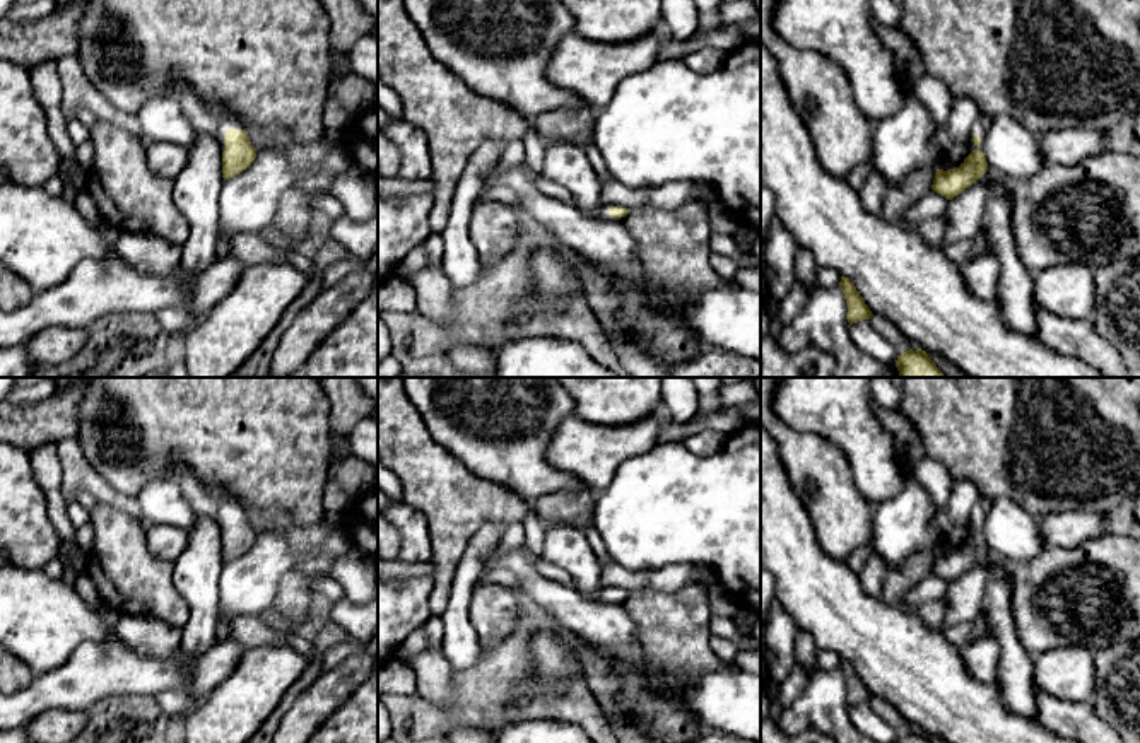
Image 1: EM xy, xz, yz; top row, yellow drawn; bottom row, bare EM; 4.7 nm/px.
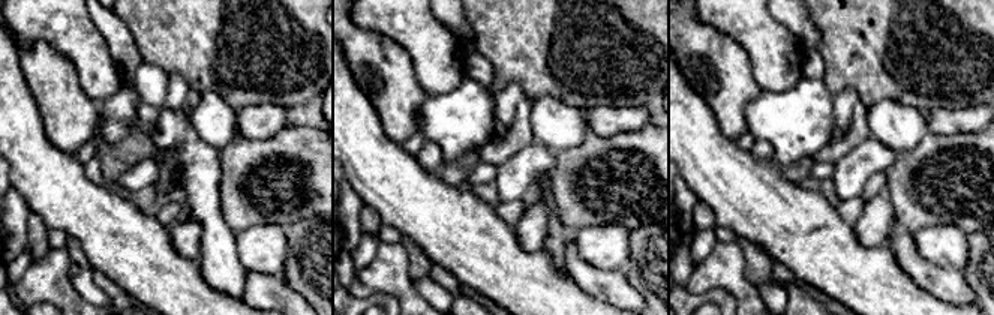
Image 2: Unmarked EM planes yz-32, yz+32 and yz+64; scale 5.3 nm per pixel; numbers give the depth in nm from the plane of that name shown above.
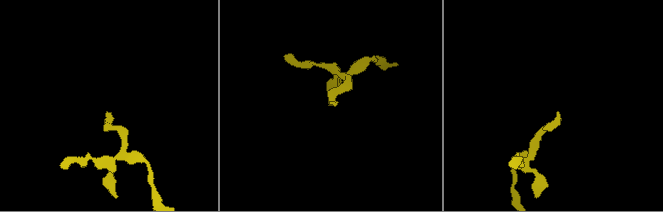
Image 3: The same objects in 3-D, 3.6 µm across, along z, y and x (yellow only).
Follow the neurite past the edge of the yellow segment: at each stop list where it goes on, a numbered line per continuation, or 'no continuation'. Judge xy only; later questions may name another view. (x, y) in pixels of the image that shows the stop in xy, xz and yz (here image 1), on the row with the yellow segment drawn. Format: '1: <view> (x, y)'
1: xy (204, 122)

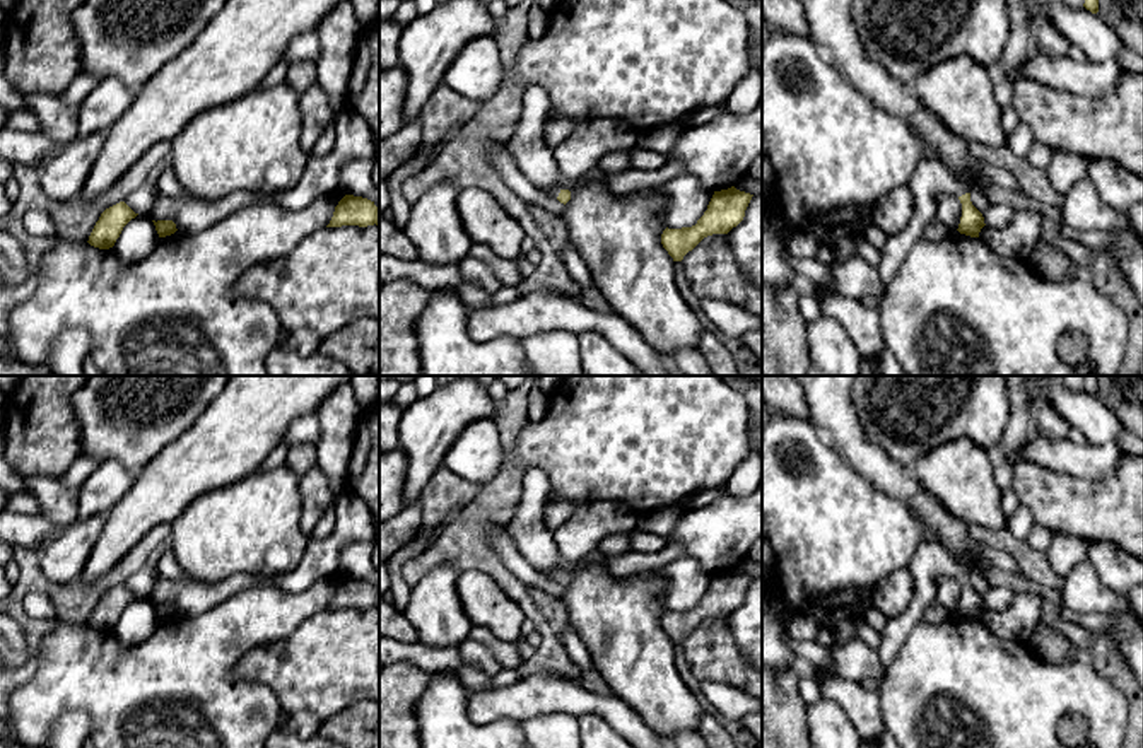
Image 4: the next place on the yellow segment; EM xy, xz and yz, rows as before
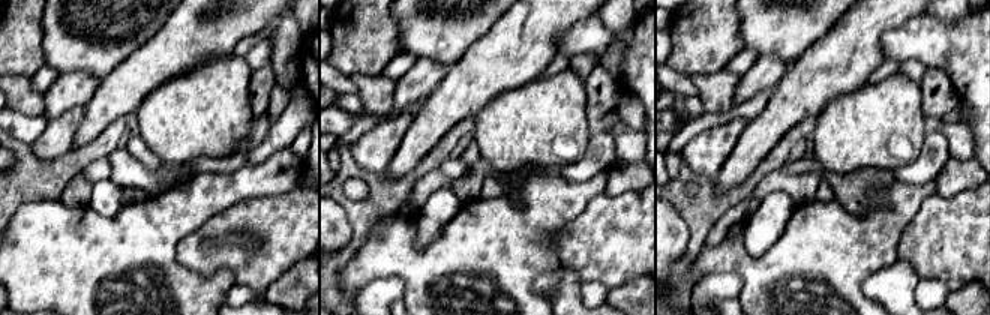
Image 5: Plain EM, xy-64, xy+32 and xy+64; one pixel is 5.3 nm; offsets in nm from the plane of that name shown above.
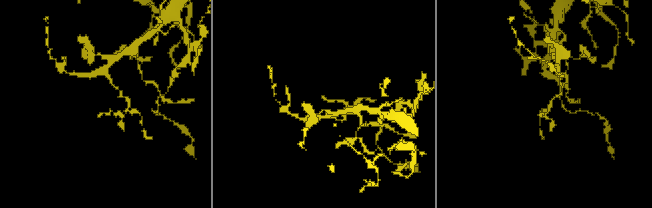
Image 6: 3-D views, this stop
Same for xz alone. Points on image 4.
no continuation

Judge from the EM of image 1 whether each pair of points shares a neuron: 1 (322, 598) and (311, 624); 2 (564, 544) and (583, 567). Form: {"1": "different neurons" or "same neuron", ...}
{"1": "same neuron", "2": "same neuron"}

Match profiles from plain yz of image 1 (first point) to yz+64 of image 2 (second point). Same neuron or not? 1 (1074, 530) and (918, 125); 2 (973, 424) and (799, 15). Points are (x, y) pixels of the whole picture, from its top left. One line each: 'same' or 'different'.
1: different
2: different

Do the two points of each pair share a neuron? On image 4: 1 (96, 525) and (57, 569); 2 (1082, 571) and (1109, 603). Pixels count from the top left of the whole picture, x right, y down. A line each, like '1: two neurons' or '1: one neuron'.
1: one neuron
2: one neuron

